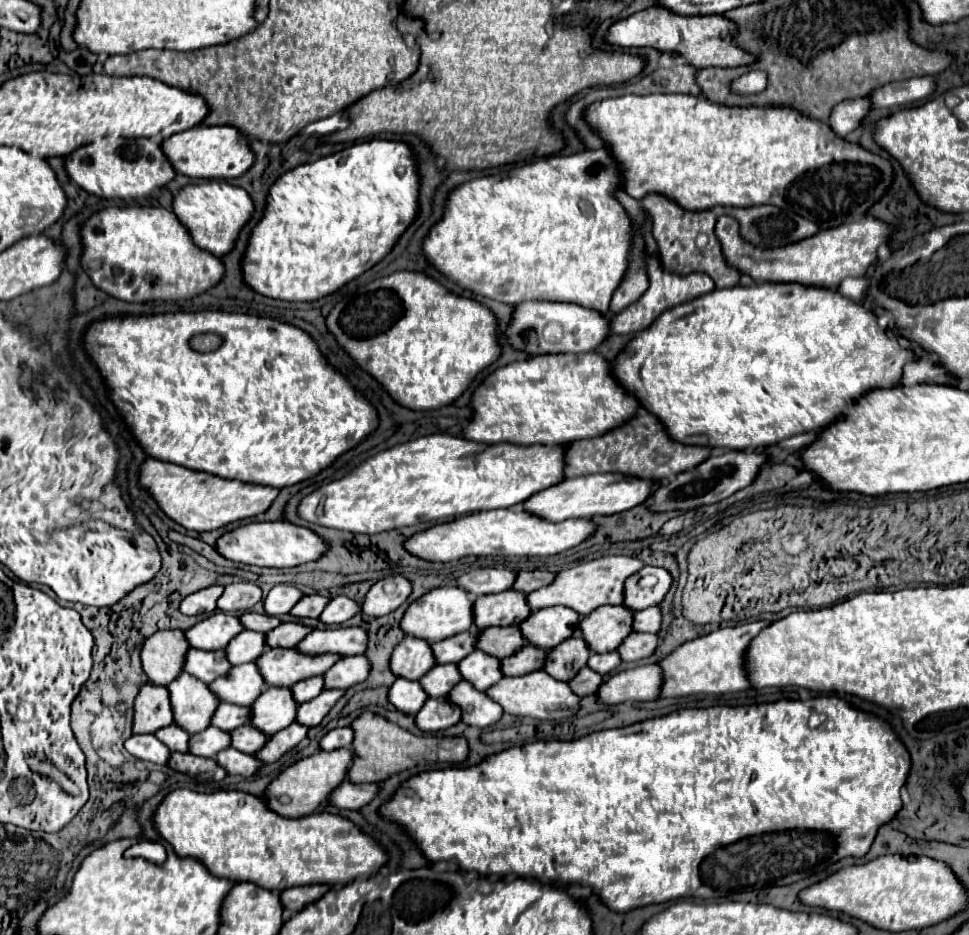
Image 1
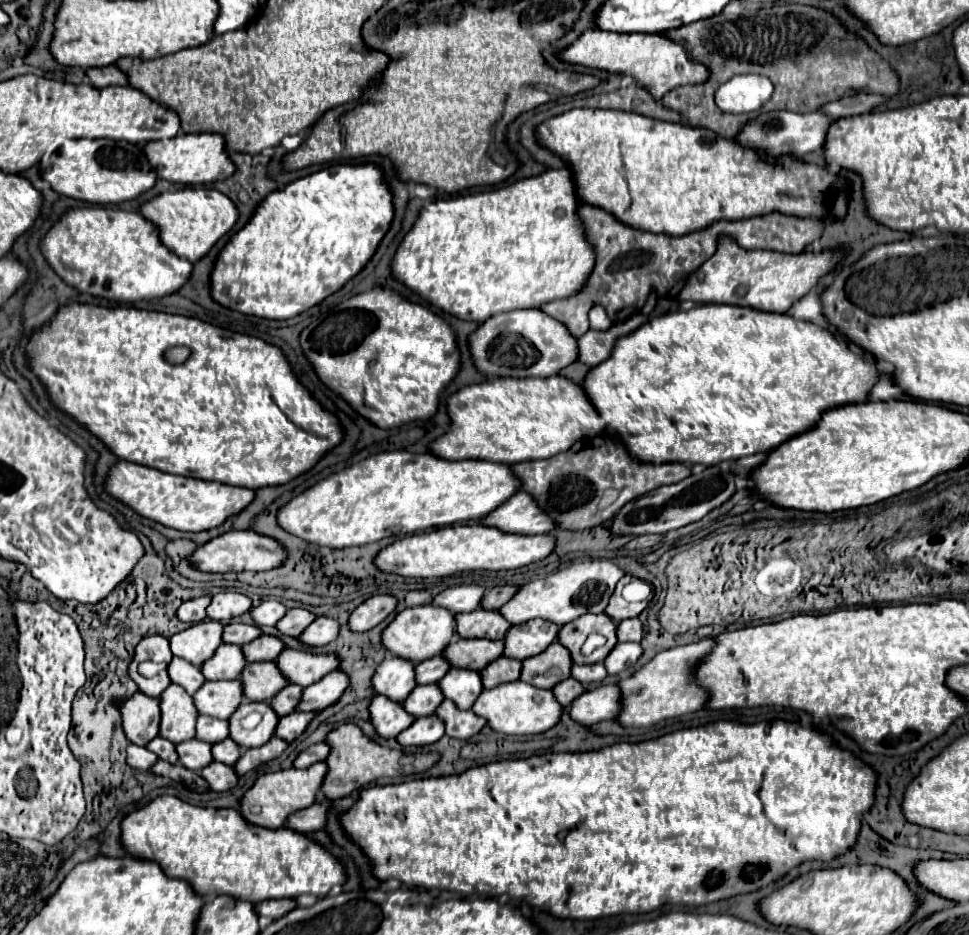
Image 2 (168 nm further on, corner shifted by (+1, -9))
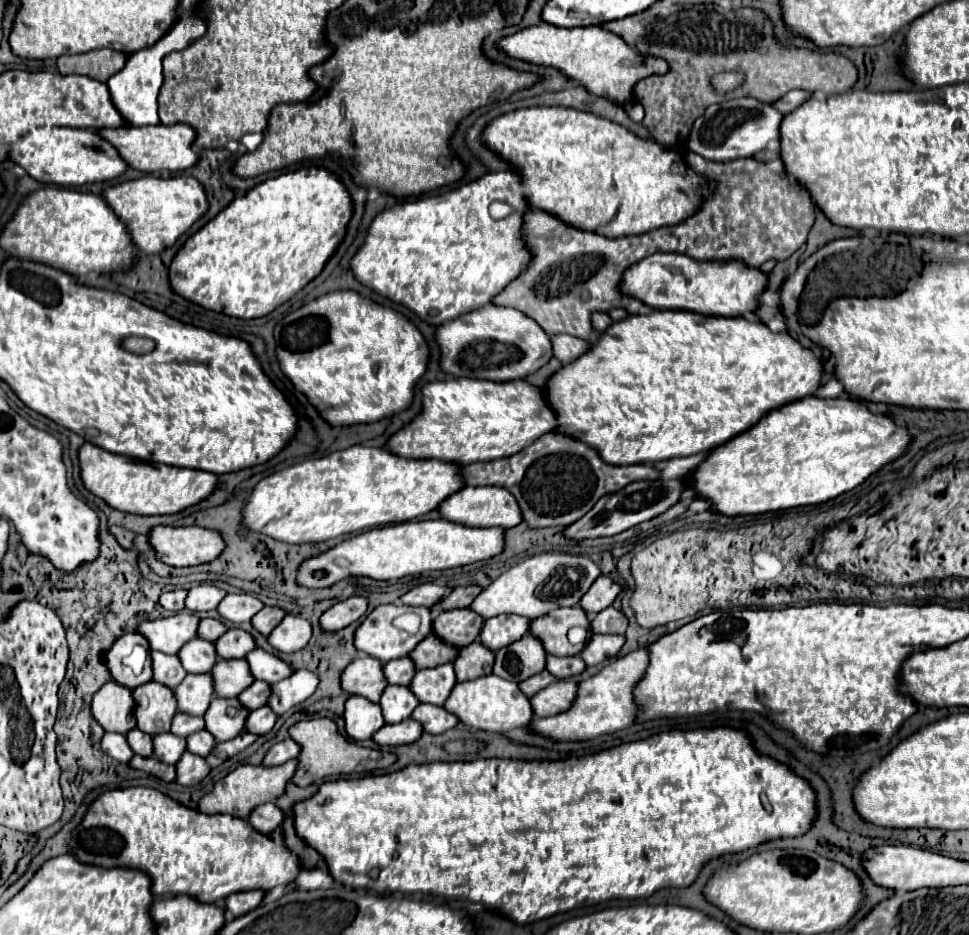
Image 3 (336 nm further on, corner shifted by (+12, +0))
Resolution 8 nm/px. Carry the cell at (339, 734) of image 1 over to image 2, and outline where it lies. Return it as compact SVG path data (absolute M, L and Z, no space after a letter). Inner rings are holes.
M318 743L318 745L310 745L308 749L304 749L296 761L294 761L294 767L298 769L304 769L304 767L310 767L318 761L324 761L326 757L330 755L330 745L328 743Z

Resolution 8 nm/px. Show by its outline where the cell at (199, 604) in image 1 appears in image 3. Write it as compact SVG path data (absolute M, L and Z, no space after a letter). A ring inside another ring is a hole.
M187 590L163 592L163 594L161 594L161 598L159 598L159 604L161 604L165 610L181 612L181 610L185 608L185 596L187 596Z

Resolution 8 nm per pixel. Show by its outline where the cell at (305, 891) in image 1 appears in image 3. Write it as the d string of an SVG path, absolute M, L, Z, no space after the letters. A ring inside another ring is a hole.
M249 890L249 892L243 892L243 894L231 894L231 896L225 898L225 904L223 904L225 912L233 914L233 916L247 914L261 904L263 894L265 894L263 890Z

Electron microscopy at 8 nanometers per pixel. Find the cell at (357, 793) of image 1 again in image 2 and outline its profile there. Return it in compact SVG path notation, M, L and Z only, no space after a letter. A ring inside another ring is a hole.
M318 795L318 801L314 805L290 815L286 825L294 831L300 831L300 833L318 831L326 825L326 815L330 813L330 809L332 809L332 801L326 799L324 795Z

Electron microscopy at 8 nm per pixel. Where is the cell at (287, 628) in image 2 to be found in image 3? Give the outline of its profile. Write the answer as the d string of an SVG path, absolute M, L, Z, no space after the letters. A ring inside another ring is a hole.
M265 606L263 610L259 610L253 618L251 618L251 624L257 632L261 632L263 636L269 636L271 630L283 620L285 612L281 608L271 608L271 606Z

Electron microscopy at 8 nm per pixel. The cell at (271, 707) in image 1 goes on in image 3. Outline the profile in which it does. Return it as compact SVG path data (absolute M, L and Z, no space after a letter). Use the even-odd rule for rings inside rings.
M213 698L211 706L207 708L207 714L203 714L205 728L207 732L213 734L215 742L231 740L237 734L243 732L245 724L245 710L235 712L237 702L235 700L225 700L225 698Z

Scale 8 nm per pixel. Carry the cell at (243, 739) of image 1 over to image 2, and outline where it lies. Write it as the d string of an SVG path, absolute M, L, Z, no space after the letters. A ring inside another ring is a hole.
M224 739L222 743L216 743L212 747L214 759L220 763L226 763L226 765L234 765L240 759L240 753L242 753L242 747L238 743L234 743L232 739Z

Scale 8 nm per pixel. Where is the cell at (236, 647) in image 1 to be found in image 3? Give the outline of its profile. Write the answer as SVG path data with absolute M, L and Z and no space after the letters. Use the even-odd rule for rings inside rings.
M193 638L191 642L187 642L187 646L183 646L177 656L189 674L205 674L219 660L213 642L205 642L201 638Z

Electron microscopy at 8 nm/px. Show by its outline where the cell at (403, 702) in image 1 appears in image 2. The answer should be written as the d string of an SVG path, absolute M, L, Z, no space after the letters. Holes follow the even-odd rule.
M374 695L370 703L370 715L376 731L382 737L396 737L400 731L414 723L414 717L402 707L402 703L394 703L382 695Z

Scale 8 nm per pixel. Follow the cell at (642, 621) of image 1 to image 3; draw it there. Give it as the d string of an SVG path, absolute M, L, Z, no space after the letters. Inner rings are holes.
M611 606L595 614L595 618L591 618L589 624L589 630L593 634L625 634L625 628L627 628L625 614Z

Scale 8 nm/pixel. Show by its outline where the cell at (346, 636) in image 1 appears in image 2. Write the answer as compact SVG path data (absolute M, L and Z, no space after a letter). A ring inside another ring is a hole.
M284 649L276 659L280 671L290 679L290 683L308 687L334 671L338 667L338 659L334 655L314 655L308 651Z

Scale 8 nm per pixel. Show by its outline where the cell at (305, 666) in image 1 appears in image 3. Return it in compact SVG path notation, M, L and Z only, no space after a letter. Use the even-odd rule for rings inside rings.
M219 660L211 670L213 682L215 682L215 696L217 698L235 698L241 690L253 684L251 672L247 668L247 662L241 660Z

